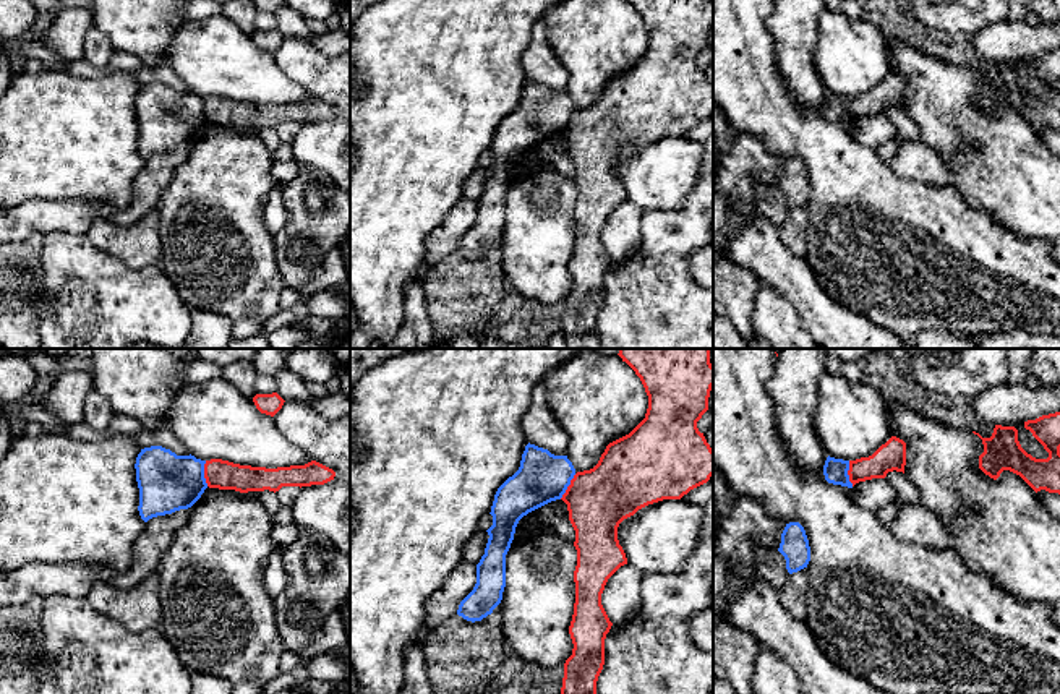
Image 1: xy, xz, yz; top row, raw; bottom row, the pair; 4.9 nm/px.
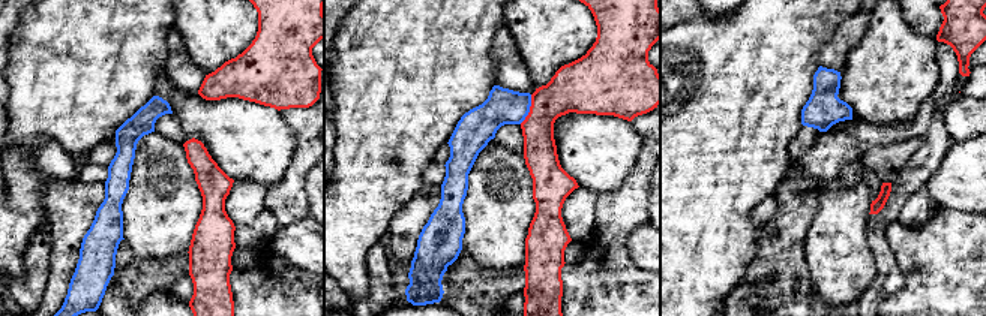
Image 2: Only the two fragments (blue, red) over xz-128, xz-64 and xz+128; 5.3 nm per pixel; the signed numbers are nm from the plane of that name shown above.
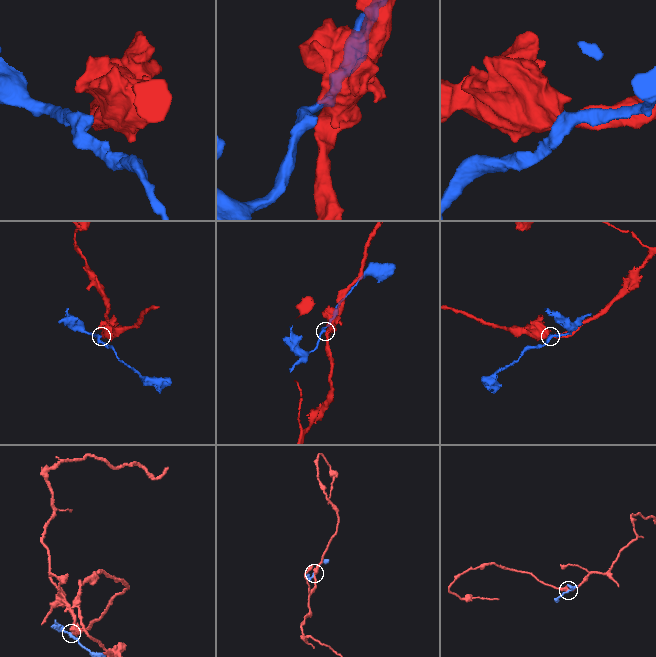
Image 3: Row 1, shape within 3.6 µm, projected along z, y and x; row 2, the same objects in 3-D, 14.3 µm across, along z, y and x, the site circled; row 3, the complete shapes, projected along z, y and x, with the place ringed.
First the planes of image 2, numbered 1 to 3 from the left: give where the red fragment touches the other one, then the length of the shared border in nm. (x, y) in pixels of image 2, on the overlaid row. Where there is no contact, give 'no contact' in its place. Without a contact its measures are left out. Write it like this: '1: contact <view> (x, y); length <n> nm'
1: no contact
2: contact xz-64 (529, 110); length 170 nm
3: no contact

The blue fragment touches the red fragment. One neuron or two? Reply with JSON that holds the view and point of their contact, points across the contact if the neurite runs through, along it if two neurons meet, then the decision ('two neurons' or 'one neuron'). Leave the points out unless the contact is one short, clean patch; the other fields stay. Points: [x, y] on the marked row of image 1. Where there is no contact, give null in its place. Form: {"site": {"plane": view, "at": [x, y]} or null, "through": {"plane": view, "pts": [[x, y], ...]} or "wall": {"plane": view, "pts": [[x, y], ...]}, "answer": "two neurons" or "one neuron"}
{"site": {"plane": "xy", "at": [203, 474]}, "wall": {"plane": "xy", "pts": [[205, 461], [205, 482], [208, 485]]}, "answer": "two neurons"}

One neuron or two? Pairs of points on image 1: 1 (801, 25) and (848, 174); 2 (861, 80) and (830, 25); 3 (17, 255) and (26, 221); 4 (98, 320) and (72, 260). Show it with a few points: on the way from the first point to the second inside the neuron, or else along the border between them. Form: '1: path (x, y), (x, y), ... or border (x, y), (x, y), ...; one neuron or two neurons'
1: border (788, 86), (794, 101), (803, 109), (822, 106); two neurons
2: path (858, 67), (840, 38); one neuron
3: border (44, 234), (31, 234), (17, 242); two neurons
4: path (93, 305), (76, 274); one neuron

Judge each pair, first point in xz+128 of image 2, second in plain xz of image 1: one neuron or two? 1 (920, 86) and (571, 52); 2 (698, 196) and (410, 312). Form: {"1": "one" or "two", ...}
{"1": "one", "2": "two"}

